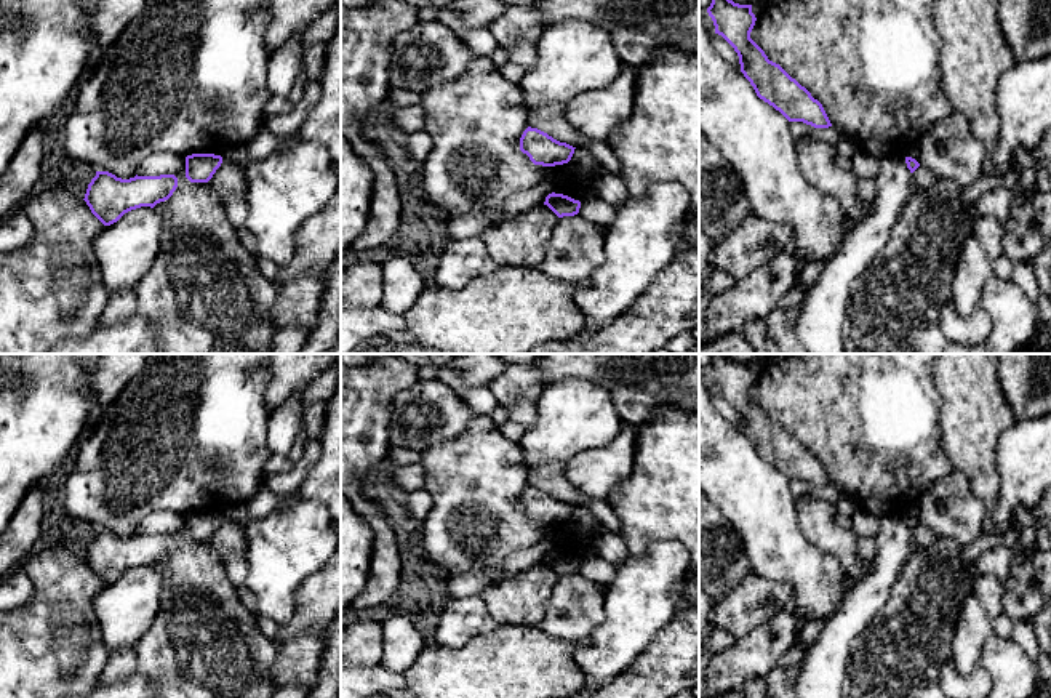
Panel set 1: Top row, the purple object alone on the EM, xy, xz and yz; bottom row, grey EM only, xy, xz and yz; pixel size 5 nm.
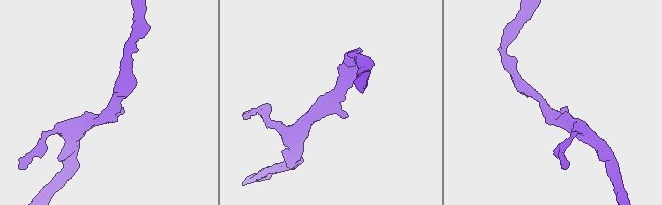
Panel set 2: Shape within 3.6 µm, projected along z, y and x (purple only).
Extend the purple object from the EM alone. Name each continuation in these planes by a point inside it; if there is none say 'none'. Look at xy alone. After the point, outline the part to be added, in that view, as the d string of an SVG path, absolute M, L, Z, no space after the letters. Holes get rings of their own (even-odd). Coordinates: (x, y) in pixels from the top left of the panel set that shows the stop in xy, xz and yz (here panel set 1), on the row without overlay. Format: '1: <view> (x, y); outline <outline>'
none

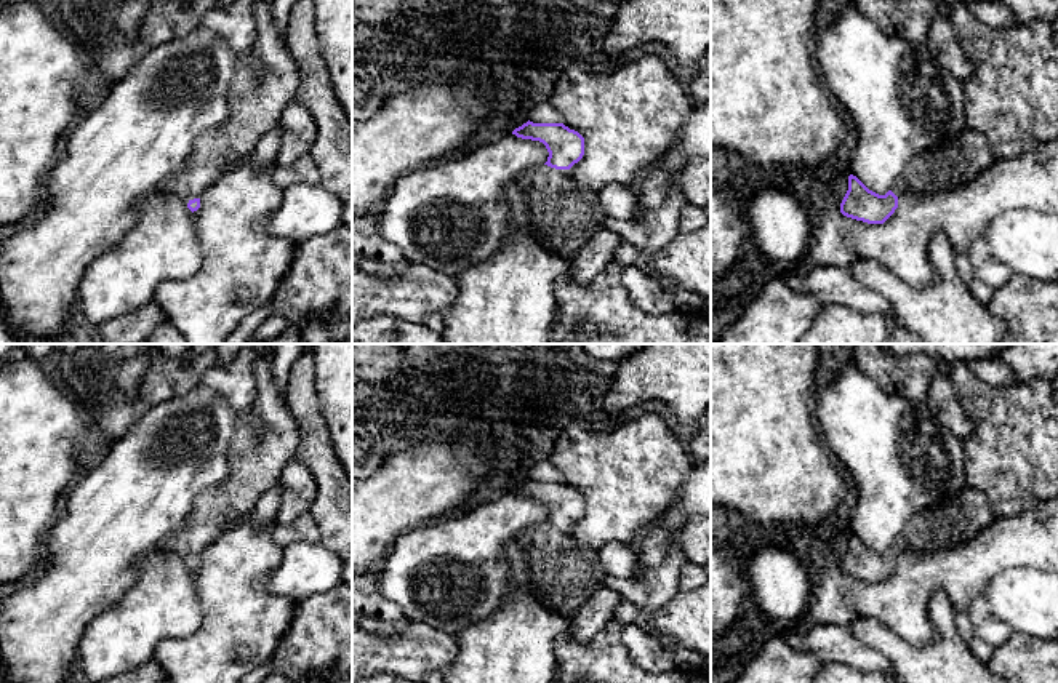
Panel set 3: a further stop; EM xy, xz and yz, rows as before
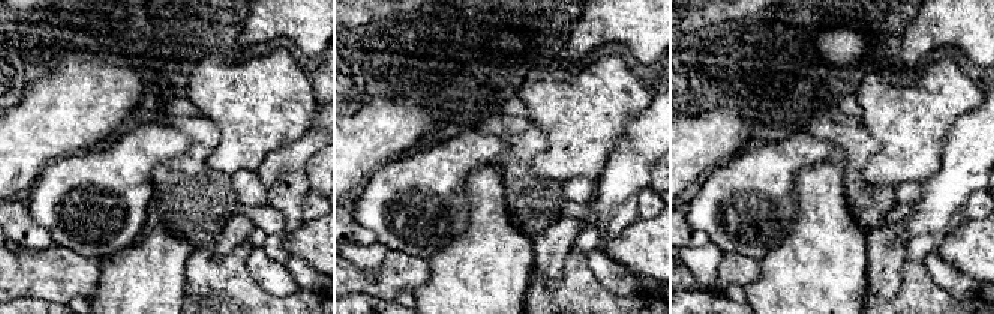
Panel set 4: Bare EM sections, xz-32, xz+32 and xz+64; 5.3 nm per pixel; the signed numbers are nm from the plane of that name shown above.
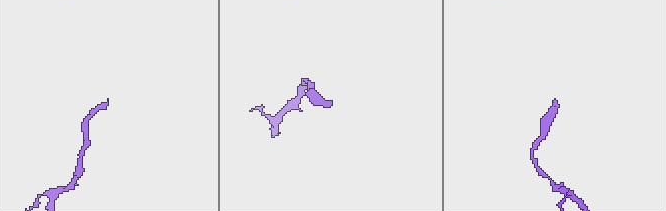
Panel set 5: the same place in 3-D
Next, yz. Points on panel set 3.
1: yz (954, 522); outline M967 486L949 501L914 513L892 550L900 555L957 547L976 537L994 517L986 494Z

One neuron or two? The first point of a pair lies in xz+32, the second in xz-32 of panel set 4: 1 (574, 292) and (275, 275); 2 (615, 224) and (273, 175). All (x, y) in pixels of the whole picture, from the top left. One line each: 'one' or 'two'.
1: two
2: one

